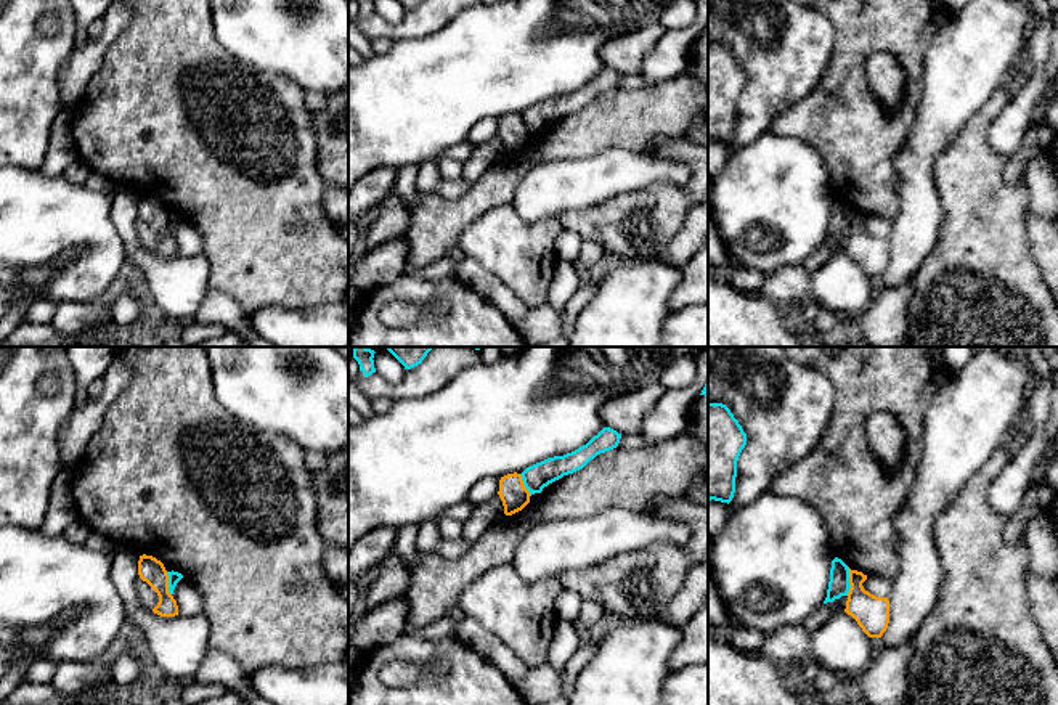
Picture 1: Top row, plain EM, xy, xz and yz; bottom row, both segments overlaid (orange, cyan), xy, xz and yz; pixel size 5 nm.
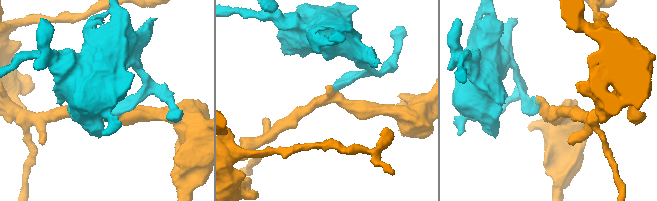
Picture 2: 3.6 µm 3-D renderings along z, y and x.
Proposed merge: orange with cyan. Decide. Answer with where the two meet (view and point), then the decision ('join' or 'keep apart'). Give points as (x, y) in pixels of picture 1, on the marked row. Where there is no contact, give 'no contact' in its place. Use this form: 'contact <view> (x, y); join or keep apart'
contact yz (850, 582); keep apart

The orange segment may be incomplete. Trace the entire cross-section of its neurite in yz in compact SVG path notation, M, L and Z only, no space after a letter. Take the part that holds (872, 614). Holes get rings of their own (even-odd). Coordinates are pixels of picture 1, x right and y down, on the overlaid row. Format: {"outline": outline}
{"outline": "M849 568L849 593L844 612L851 615L869 638L881 638L889 623L888 597L877 597L864 589L867 575Z"}

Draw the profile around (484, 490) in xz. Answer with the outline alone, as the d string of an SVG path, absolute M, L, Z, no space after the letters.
M482 479L477 482L469 493L469 501L474 504L482 504L491 499L499 491L499 482L494 479Z

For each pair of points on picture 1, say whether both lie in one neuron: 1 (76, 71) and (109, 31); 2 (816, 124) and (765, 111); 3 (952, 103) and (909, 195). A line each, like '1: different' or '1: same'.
1: same
2: different
3: same

